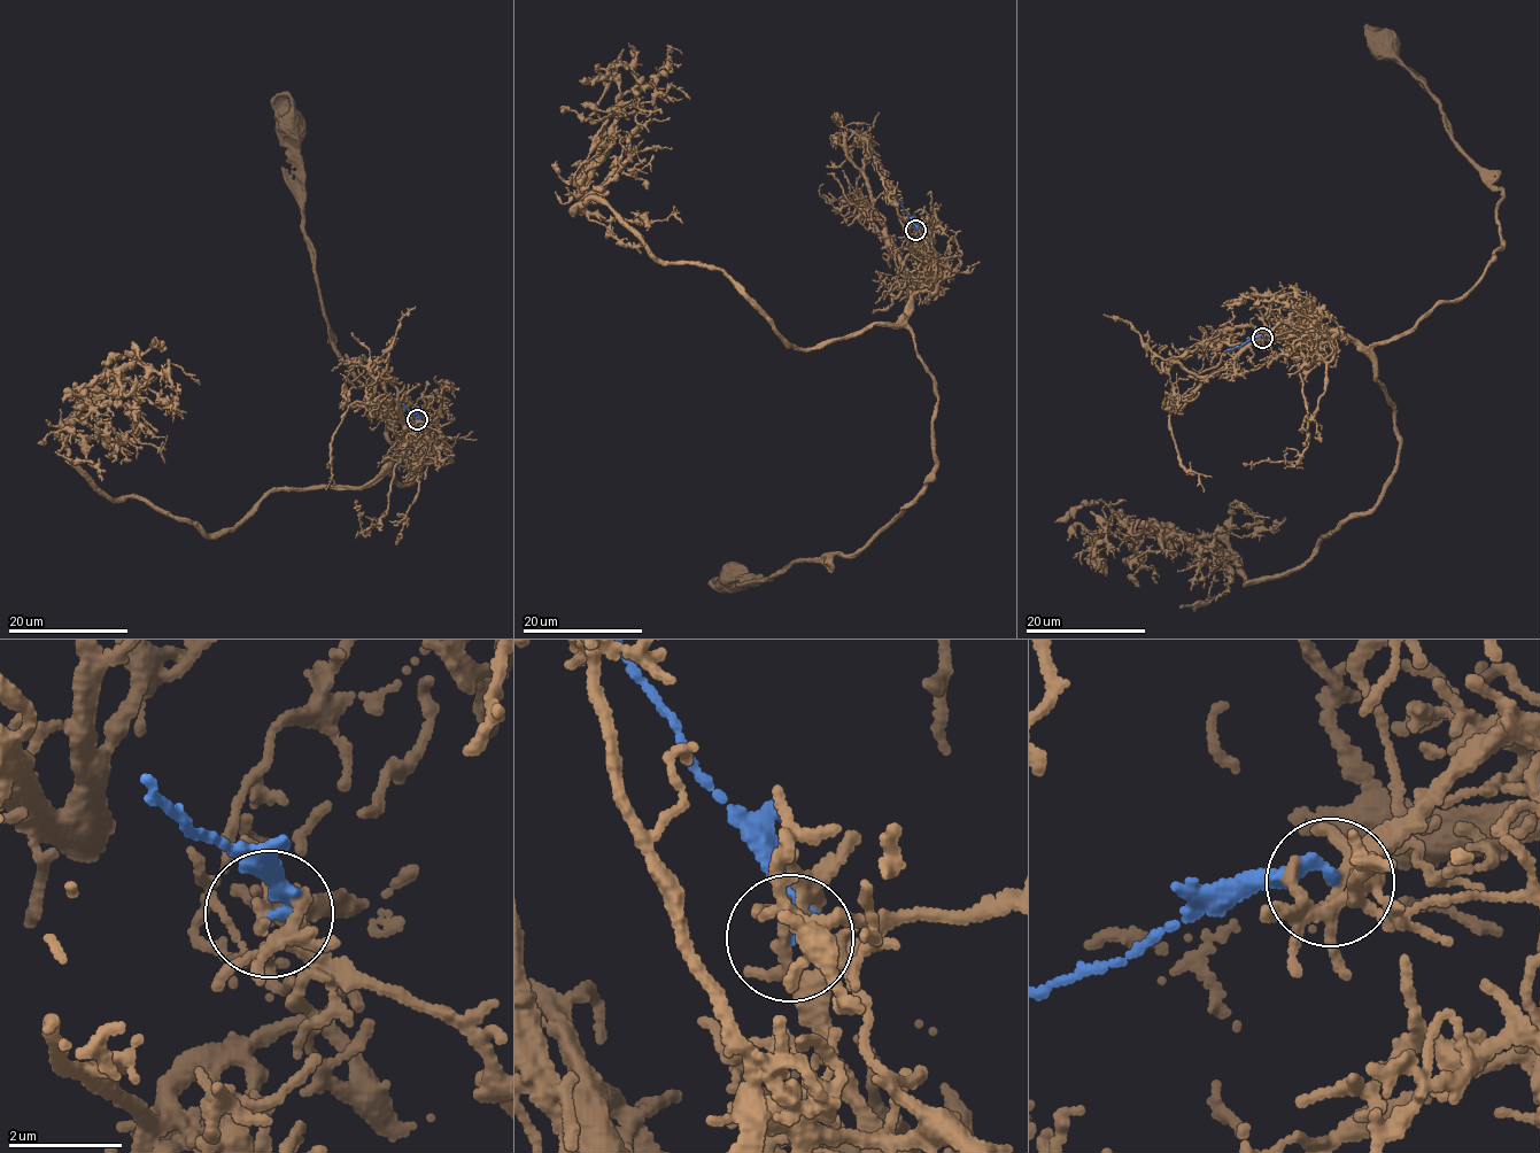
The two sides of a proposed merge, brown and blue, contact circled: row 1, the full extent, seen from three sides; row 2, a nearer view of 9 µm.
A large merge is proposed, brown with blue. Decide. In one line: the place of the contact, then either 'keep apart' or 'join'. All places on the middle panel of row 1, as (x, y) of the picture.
(915, 230) | keep apart

